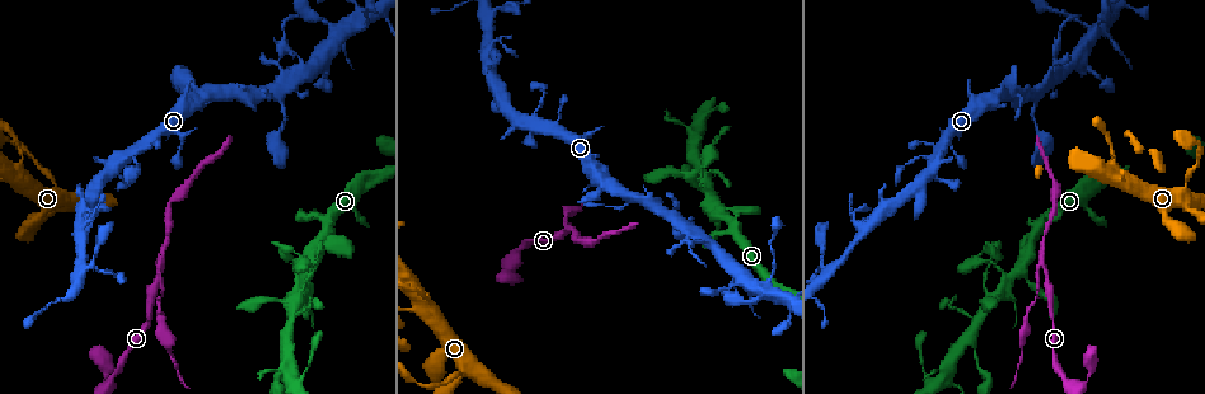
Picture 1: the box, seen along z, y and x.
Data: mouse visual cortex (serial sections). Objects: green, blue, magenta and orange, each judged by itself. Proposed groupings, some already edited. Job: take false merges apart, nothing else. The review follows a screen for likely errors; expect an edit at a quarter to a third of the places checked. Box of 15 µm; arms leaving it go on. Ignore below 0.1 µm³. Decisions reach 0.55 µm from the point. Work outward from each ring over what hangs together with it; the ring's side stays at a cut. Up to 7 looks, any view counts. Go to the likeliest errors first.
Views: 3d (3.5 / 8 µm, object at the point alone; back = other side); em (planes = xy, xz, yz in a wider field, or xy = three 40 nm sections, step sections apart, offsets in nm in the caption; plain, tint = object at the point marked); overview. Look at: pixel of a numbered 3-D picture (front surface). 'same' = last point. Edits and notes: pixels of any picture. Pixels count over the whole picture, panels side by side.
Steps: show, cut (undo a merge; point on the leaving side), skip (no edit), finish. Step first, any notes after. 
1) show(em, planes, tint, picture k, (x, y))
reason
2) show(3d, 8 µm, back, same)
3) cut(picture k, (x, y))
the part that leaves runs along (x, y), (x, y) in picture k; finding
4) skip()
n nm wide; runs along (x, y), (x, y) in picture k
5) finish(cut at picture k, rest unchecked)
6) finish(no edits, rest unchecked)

show(3d, 3.5 µm, back, picture 1, (1041, 264))
abrupt turn

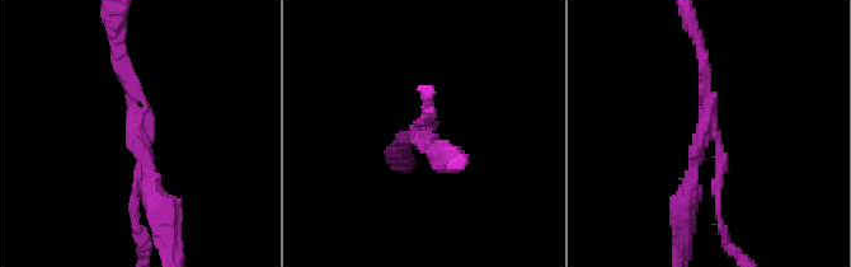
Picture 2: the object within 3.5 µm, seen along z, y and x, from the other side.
show(em, xy, step 3, tint, picture 2, (706, 131))
3 arms; arms of 150, 150, 250 nm

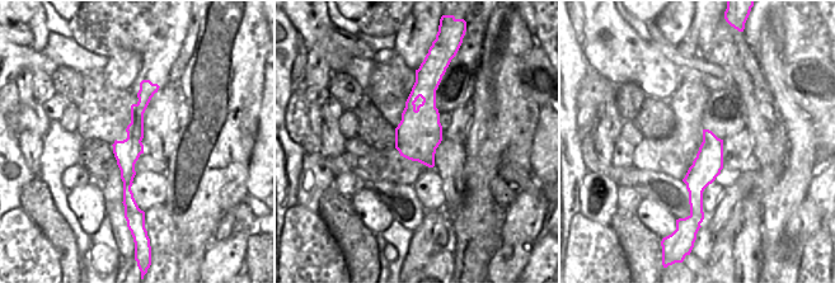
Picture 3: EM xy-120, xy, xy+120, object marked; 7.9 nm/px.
cut(picture 2, (135, 200))
a second cell is stuck on

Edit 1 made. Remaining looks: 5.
show(3d, 3.5 µm, picture 1, (762, 288))
looks like a crossing

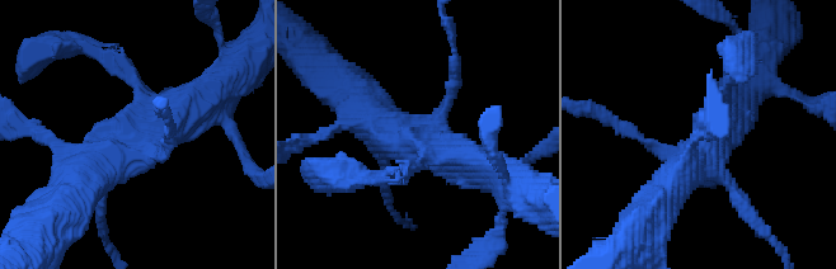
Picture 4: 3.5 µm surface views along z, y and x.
show(em, xy, step 1, plain, picture 4, (138, 156))
now the EM

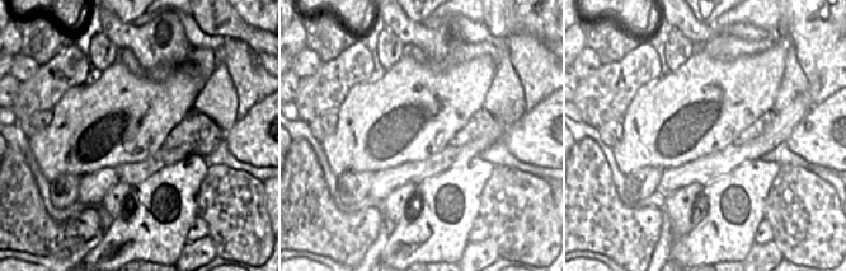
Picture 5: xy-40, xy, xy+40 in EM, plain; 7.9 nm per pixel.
show(em, xy, step 1, tint, same)

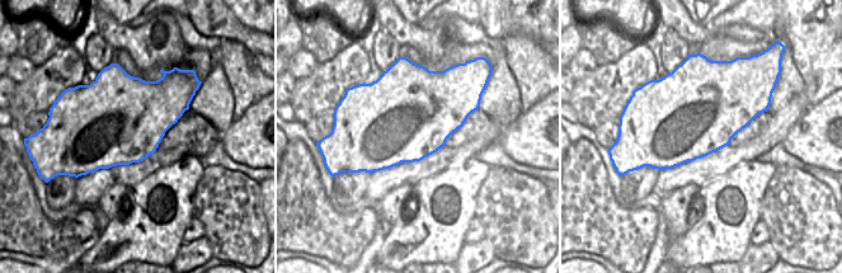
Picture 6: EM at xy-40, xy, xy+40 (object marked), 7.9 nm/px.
skip()
all the same cell

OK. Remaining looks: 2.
show(3d, 3.5 µm, back, picture 1, (722, 214))
four or more arms meet

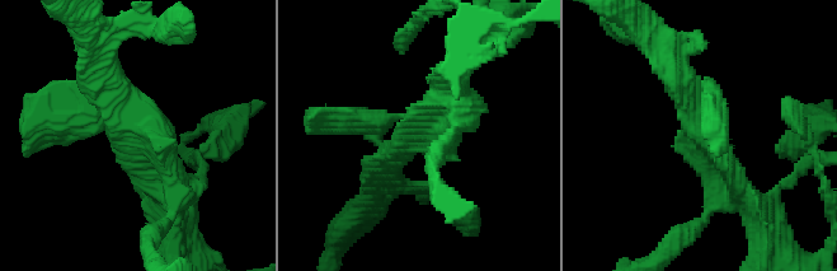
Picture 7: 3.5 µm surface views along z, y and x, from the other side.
skip()
runs along (672, 60), (695, 118), (743, 194) in picture 7; one cell here

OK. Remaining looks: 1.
finish(cut at picture 2, rest unchecked)

